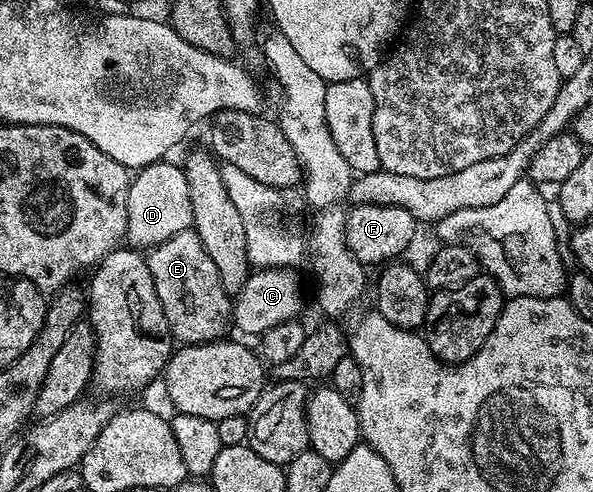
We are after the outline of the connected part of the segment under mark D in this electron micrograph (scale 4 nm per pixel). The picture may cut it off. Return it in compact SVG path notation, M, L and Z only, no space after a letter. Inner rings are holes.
M161 159L150 163L145 169L135 170L128 183L128 232L129 242L140 247L155 247L166 243L178 231L192 228L192 204L190 187L186 187L186 175L172 159Z

